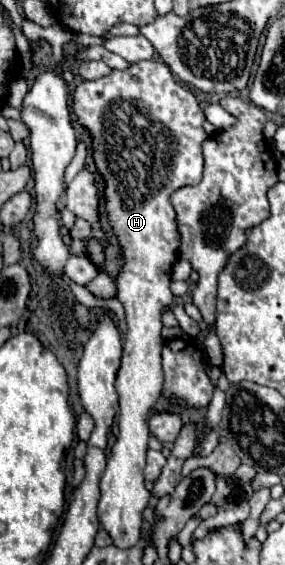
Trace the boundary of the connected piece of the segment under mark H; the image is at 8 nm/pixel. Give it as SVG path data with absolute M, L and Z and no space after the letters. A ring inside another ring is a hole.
M140 61L132 67L120 71L112 69L110 75L82 81L72 99L72 113L76 115L76 123L82 125L90 137L94 139L92 159L98 163L98 173L104 181L104 207L108 215L108 223L114 231L114 237L122 251L122 269L116 279L118 299L126 311L126 337L124 337L124 355L122 367L116 377L116 391L120 395L120 415L118 415L118 437L112 447L112 455L108 459L106 471L100 479L100 501L98 501L98 521L102 529L110 535L112 545L118 549L134 547L142 537L142 511L148 505L150 491L144 487L144 465L148 451L148 413L154 407L156 399L162 393L162 311L174 301L170 291L172 281L172 265L178 259L180 233L174 207L170 203L170 195L186 185L198 185L202 179L202 143L208 139L202 123L206 121L204 113L198 107L196 97L174 81L170 69L162 61ZM158 139L158 149L144 149L150 141Z

